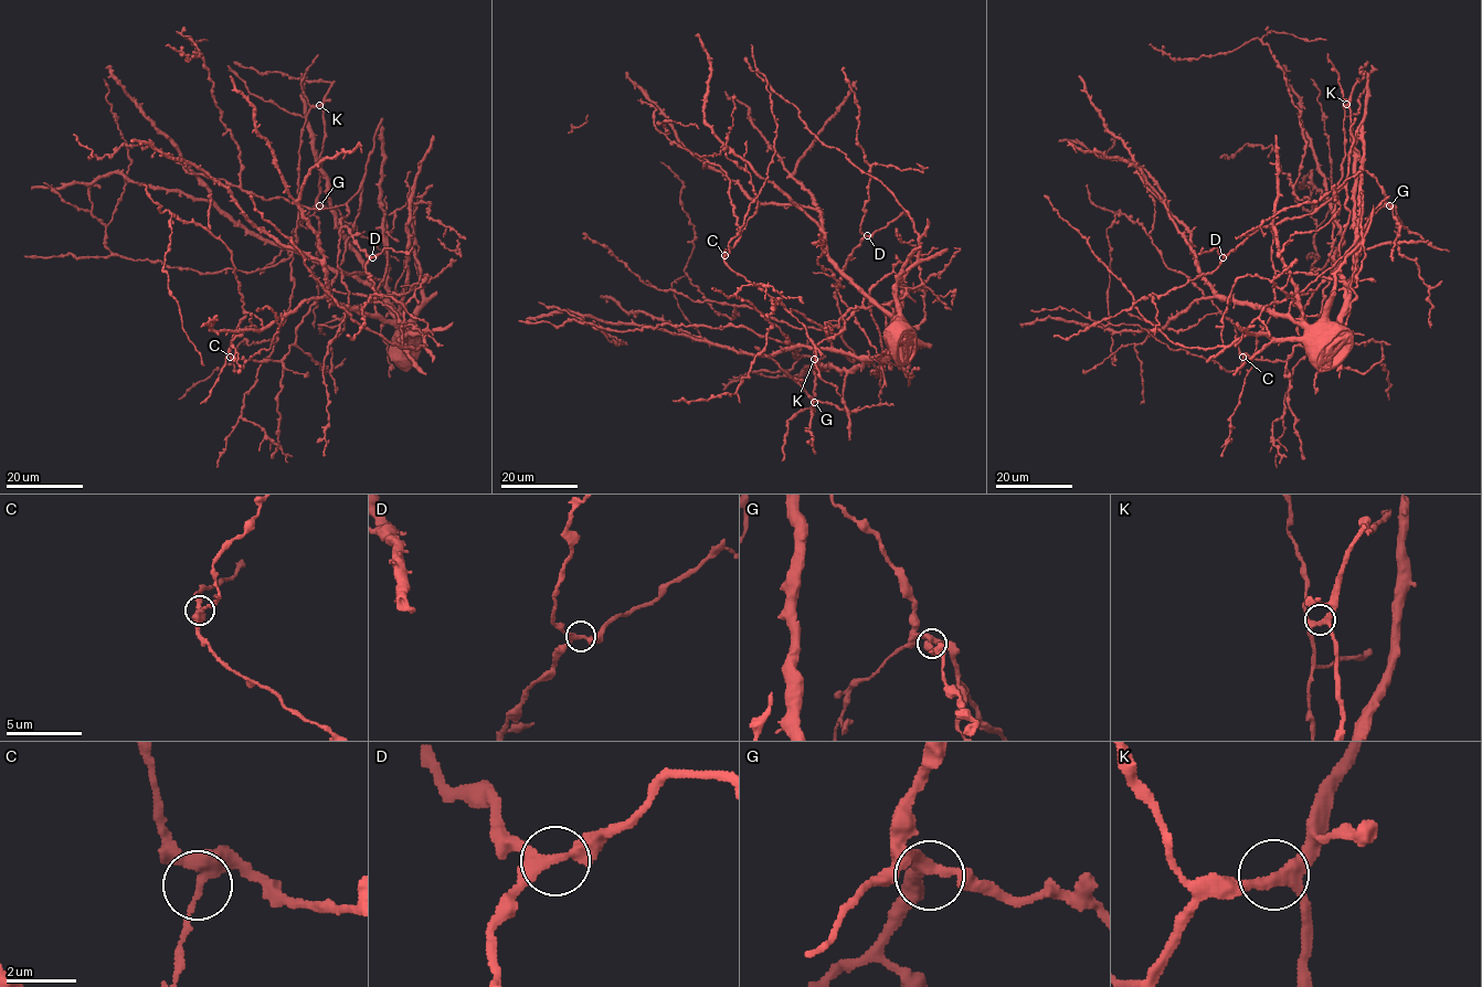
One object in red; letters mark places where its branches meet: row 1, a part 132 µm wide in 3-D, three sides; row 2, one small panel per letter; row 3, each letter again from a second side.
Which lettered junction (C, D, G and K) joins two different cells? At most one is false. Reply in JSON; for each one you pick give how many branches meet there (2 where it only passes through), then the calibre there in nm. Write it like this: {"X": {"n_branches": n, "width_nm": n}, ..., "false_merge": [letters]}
{"C": {"n_branches": 3, "width_nm": 300}, "false_merge": ["C"]}

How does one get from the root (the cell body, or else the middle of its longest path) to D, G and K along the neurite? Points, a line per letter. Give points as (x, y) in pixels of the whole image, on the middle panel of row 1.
D: (900, 320), (898, 346), (879, 361), (856, 316), (833, 286), (840, 276), (848, 256), (867, 235)
G: (900, 320), (898, 346), (887, 356), (869, 358), (856, 369), (814, 367), (814, 402)
K: (900, 320), (898, 346), (887, 356), (869, 358), (849, 370), (814, 367), (815, 371), (818, 363), (814, 359)

